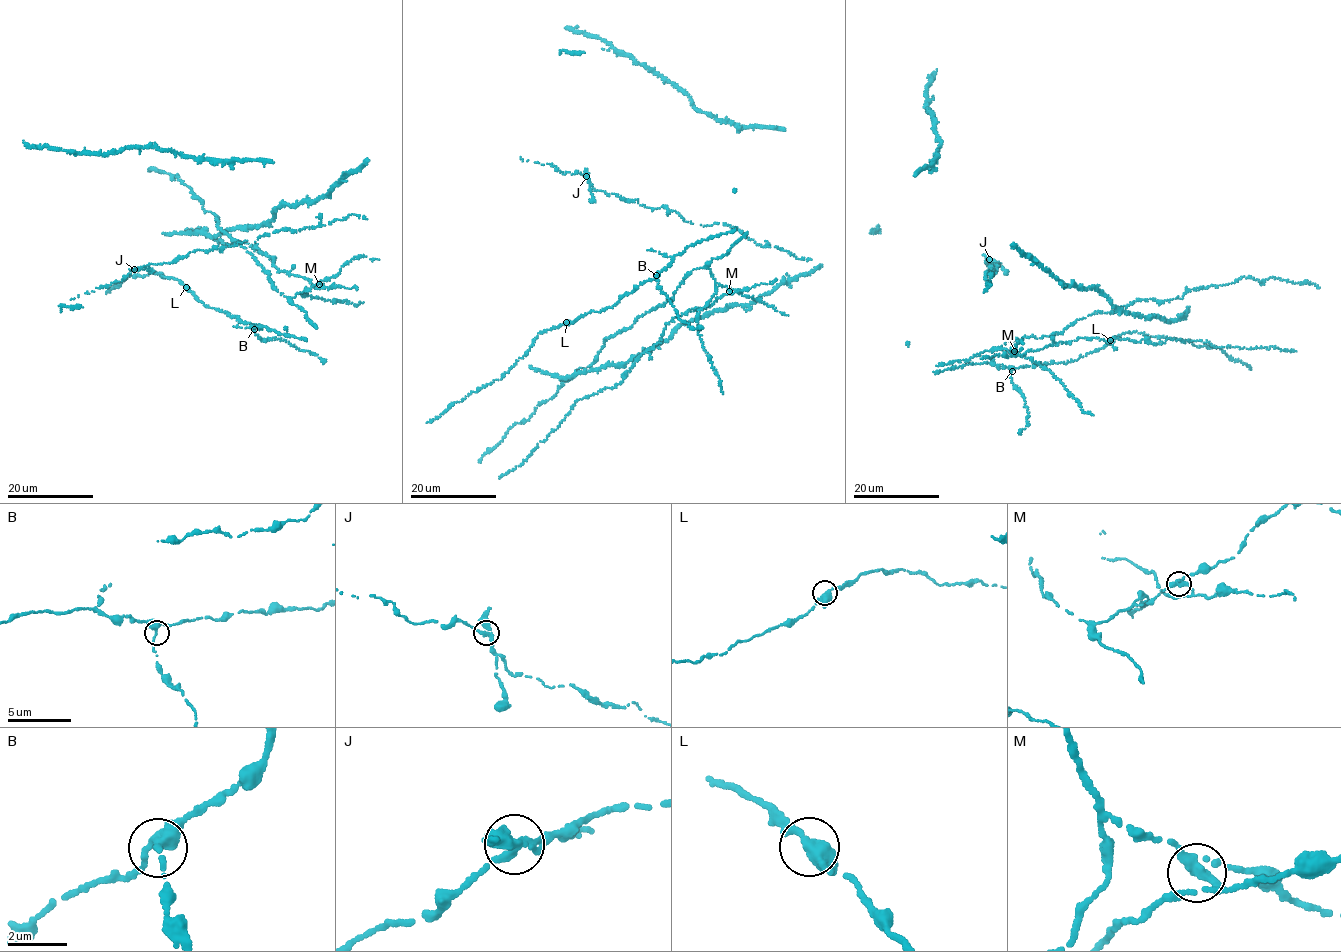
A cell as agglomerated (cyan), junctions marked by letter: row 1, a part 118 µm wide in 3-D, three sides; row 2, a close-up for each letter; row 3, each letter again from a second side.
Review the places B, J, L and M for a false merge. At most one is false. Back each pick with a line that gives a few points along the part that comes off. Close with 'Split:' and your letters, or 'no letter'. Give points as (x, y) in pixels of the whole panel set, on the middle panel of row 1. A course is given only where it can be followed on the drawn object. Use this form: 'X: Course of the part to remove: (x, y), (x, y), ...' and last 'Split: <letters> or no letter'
M: Course of the part to remove: (729, 291), (674, 318), (622, 381), (579, 400), (531, 455), (499, 478)
Split: M

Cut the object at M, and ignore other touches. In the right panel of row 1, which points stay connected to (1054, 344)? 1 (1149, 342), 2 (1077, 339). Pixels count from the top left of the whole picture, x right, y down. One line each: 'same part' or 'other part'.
1: same part
2: same part

